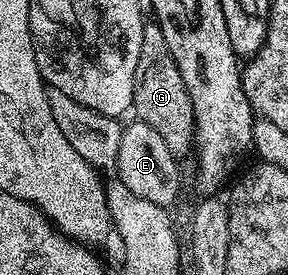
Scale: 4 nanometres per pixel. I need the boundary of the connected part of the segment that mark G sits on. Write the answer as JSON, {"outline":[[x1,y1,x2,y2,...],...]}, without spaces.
{"outline":[[150,19,142,26,142,42,140,43,140,59,136,59,136,75,134,76,134,103,132,113,135,118,144,123,148,123,148,127,152,127,152,131,160,134,160,139,164,139,164,144,168,146,168,151,172,151,175,159,183,159,182,157,191,156,192,148,196,143,196,130,194,127,194,108,192,107,192,99,188,95,188,87,184,87,184,79,180,79,180,71,176,67,176,59,172,59,172,51,168,51,168,42,164,39,164,31,160,31,157,20]]}

